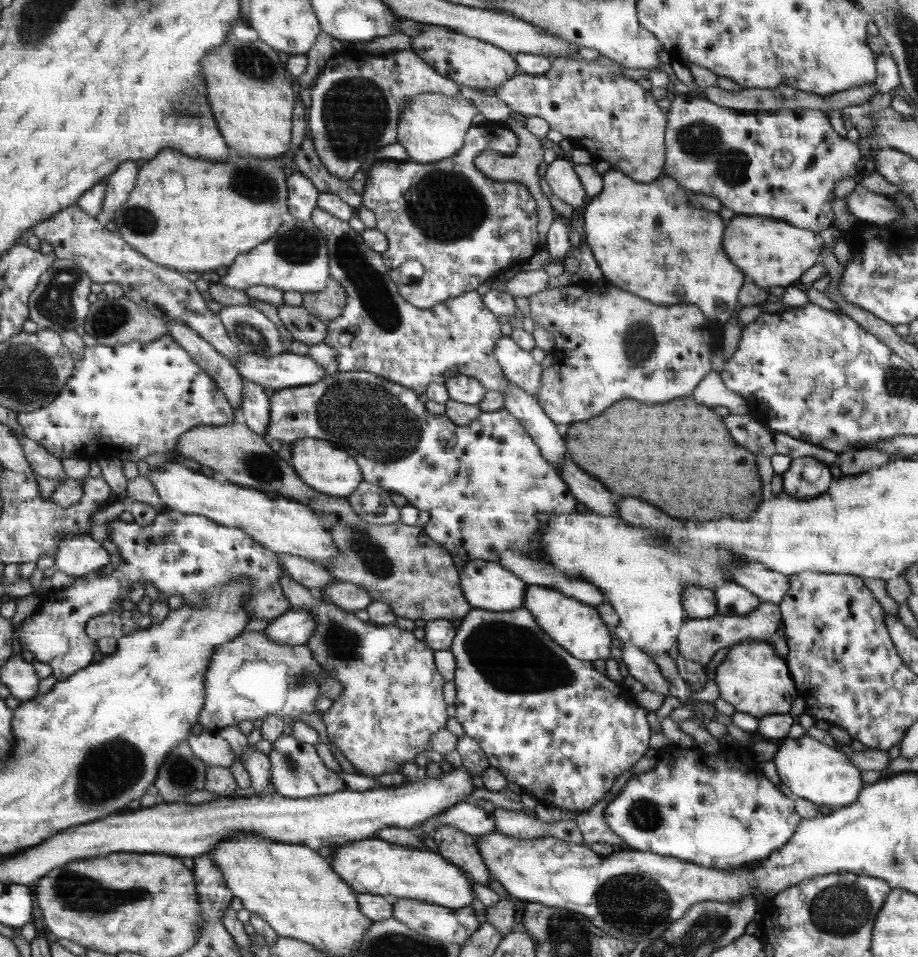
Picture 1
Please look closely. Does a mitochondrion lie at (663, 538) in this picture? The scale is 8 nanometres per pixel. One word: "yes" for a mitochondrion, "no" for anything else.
no

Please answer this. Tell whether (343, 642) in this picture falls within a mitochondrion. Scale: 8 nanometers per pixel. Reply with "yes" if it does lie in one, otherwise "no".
yes

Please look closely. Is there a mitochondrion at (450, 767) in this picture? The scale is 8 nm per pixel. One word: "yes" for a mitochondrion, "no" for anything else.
no

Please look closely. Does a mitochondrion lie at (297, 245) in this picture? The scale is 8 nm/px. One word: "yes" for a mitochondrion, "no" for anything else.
yes

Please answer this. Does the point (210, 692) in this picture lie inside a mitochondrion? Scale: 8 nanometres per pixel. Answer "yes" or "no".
no

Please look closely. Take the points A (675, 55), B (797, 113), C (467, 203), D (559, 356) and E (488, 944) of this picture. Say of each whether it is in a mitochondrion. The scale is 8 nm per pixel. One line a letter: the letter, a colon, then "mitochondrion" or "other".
A: other
B: other
C: mitochondrion
D: other
E: other

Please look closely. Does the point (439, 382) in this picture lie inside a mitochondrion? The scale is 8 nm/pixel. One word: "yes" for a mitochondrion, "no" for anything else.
no

